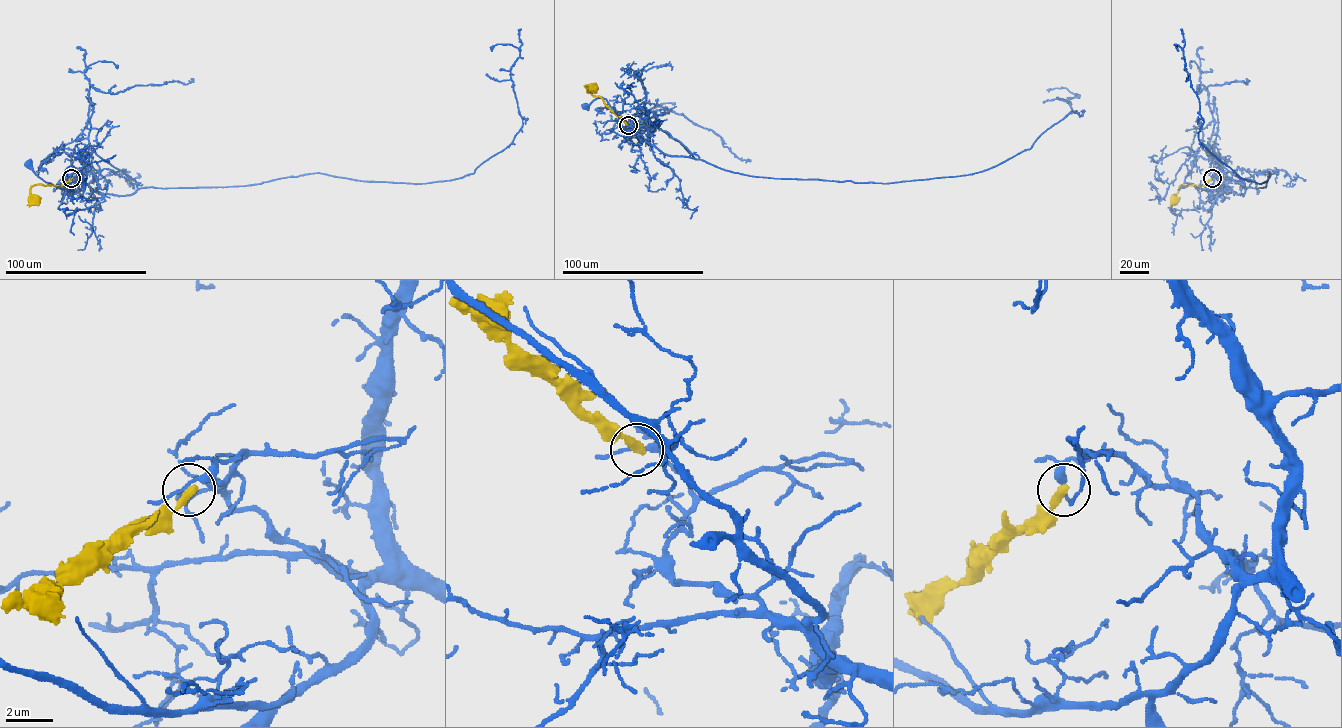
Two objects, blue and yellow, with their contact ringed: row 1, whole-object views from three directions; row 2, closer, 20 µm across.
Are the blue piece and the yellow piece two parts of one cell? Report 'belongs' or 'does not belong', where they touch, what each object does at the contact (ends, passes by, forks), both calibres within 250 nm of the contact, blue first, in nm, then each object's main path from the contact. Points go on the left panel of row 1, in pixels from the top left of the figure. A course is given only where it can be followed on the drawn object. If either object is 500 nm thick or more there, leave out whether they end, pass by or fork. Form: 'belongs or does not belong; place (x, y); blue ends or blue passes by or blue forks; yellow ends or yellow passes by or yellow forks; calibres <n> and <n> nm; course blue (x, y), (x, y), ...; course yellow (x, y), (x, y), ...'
does not belong; place (71, 178); blue passes by; yellow ends; calibres 140 and 400 nm; course blue (71, 178), (75, 176), (82, 186), (77, 191), (66, 191), (44, 181), (27, 162); course yellow (71, 178), (60, 185), (34, 184), (30, 193), (36, 200)

